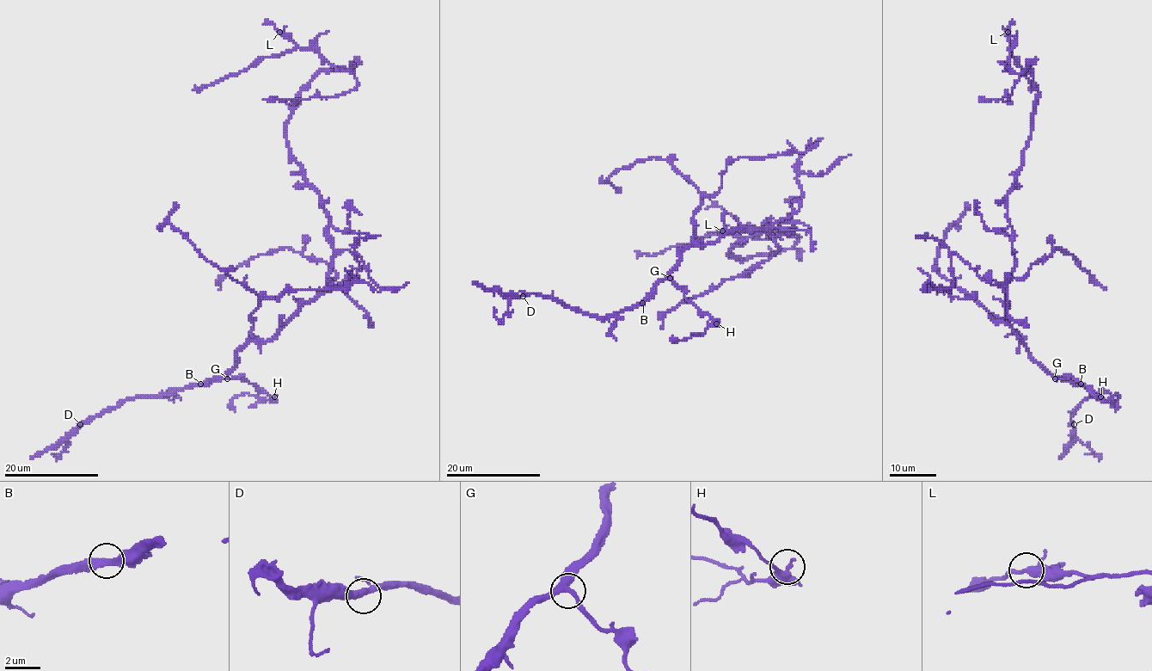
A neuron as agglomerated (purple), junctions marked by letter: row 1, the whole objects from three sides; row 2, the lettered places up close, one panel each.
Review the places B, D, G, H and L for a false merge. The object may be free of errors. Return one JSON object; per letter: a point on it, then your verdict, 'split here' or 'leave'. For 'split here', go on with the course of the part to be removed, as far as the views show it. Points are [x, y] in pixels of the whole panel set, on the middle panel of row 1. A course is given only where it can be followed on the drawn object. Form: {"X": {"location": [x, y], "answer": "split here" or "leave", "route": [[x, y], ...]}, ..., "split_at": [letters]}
{"B": {"location": [642, 303], "answer": "leave"}, "D": {"location": [523, 296], "answer": "leave"}, "G": {"location": [670, 278], "answer": "leave"}, "H": {"location": [716, 323], "answer": "leave"}, "L": {"location": [722, 230], "answer": "leave"}, "split_at": []}

